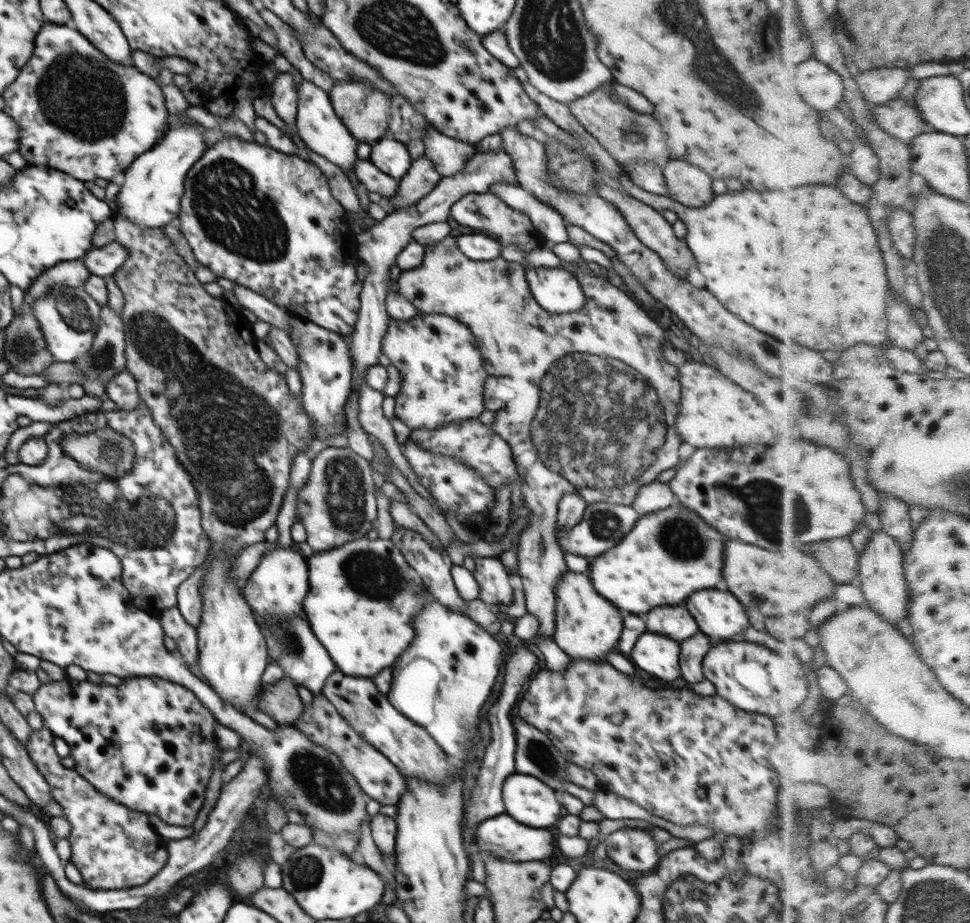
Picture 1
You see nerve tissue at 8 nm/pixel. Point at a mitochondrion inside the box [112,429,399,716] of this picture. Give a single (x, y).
(345, 496)

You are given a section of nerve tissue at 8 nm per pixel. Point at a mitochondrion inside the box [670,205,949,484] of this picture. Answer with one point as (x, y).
(806, 402)

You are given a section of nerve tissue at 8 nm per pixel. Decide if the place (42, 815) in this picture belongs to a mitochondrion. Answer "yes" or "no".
no

